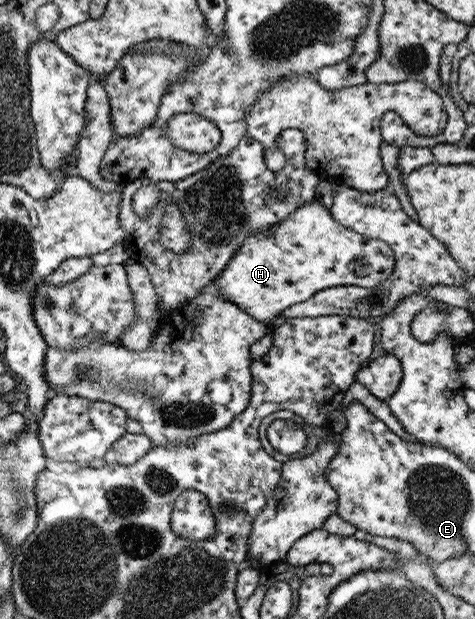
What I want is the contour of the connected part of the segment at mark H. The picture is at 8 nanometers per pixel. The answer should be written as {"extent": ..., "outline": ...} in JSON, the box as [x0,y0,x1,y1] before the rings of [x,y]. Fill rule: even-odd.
{"extent":[210,198,395,322],"outline":[[[315,198],[314,202],[302,204],[284,221],[279,221],[270,229],[248,236],[224,271],[221,271],[210,285],[216,286],[216,294],[221,299],[236,304],[256,321],[269,322],[295,303],[302,303],[317,291],[329,287],[349,285],[375,288],[392,275],[395,266],[394,252],[387,243],[346,229],[331,217],[329,209],[324,208],[322,202]]]}

